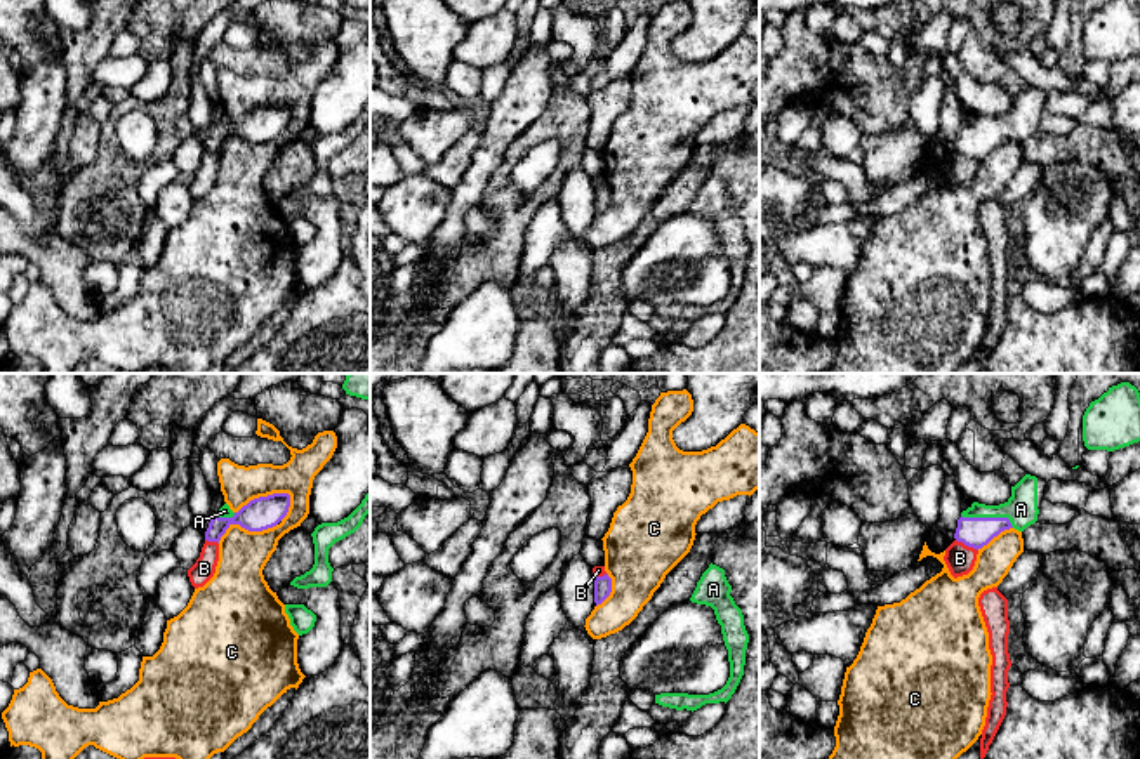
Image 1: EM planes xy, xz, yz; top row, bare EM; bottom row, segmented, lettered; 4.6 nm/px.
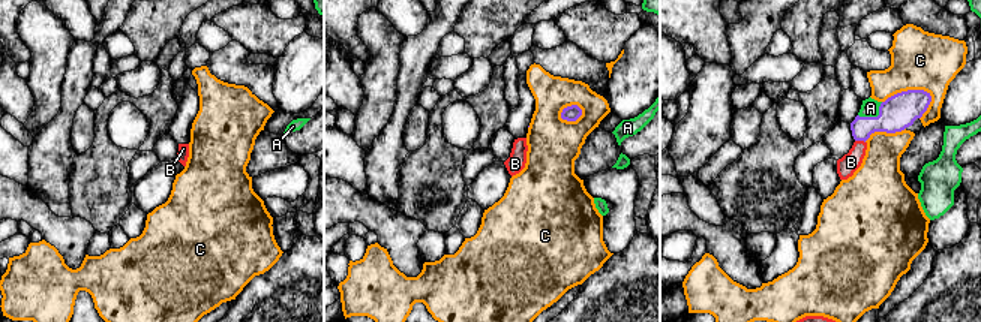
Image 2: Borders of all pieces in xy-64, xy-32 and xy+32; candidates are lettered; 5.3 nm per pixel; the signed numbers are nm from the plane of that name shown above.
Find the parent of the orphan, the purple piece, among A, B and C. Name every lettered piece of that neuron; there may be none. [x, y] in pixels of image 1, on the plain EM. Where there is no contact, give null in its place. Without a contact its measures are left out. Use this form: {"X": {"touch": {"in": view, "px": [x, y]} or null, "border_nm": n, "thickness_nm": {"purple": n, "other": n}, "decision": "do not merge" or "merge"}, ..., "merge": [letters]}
{"A": {"touch": {"in": "yz", "px": [989, 129]}, "border_nm": 260, "thickness_nm": {"purple": 140, "other": 150}, "decision": "merge"}, "B": {"touch": {"in": "yz", "px": [967, 155]}, "border_nm": 120, "thickness_nm": {"purple": 140, "other": 140}, "decision": "do not merge"}, "C": {"touch": {"in": "xy", "px": [263, 108]}, "border_nm": 280, "thickness_nm": {"purple": 150, "other": 180}, "decision": "do not merge"}, "merge": ["A"]}

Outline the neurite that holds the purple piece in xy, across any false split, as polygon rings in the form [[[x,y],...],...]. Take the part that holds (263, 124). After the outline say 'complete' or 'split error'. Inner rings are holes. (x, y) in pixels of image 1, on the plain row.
[[[273,104],[268,108],[254,109],[238,123],[233,123],[229,116],[224,115],[219,123],[210,129],[205,151],[219,155],[221,148],[231,135],[240,135],[249,142],[262,142],[273,139],[287,127],[288,118],[288,104]]]; split error

